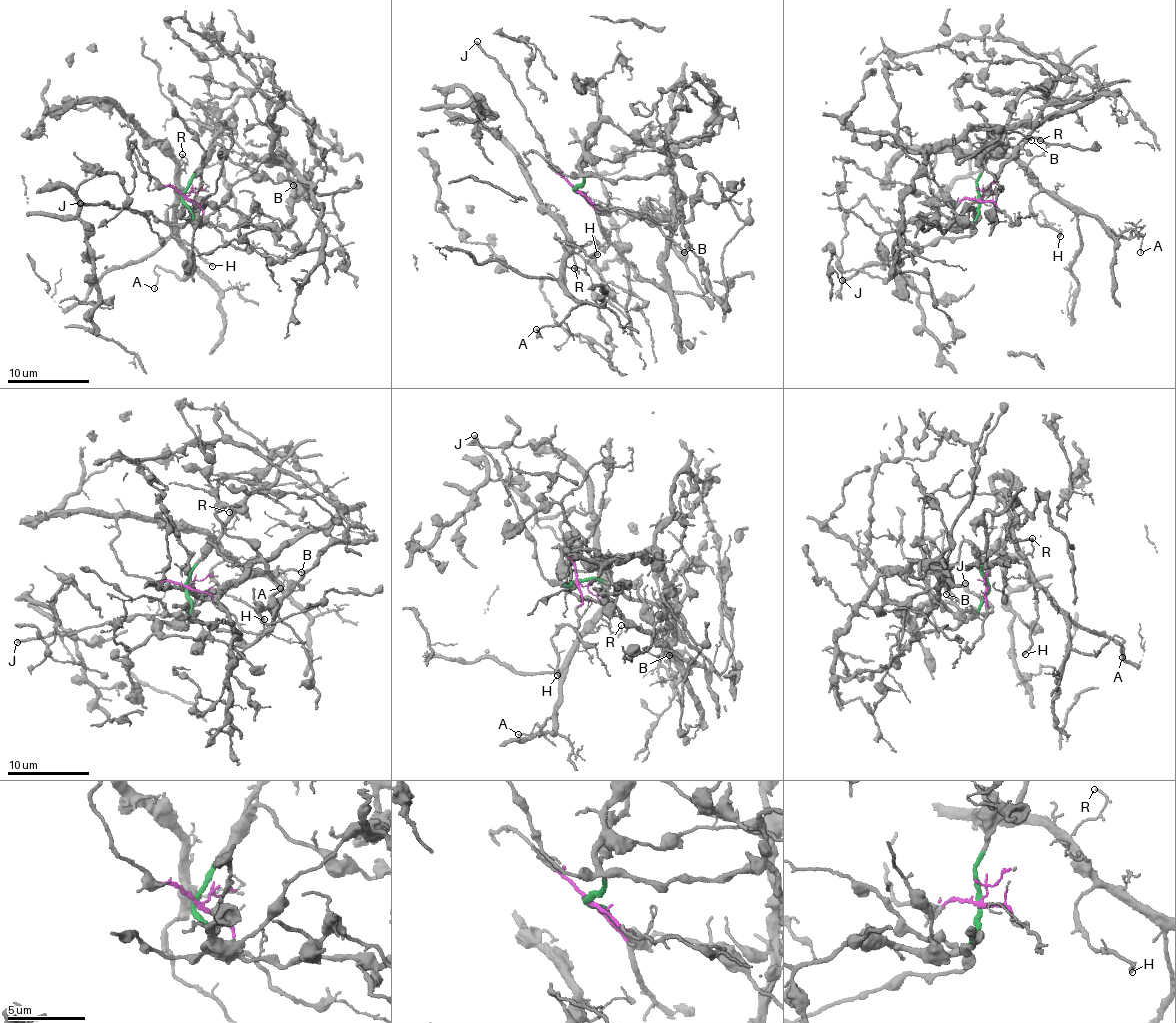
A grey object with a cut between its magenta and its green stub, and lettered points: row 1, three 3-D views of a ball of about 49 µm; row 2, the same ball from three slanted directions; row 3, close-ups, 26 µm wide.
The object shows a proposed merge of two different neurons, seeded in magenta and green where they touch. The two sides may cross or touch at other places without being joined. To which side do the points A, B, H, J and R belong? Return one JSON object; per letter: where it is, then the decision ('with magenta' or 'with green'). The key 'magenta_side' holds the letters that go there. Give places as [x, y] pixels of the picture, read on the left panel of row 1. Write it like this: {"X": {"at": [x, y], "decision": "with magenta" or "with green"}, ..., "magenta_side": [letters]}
{"A": {"at": [154, 288], "decision": "with magenta"}, "B": {"at": [293, 185], "decision": "with green"}, "H": {"at": [212, 266], "decision": "with magenta"}, "J": {"at": [80, 203], "decision": "with green"}, "R": {"at": [182, 154], "decision": "with magenta"}, "magenta_side": ["A", "H", "R"]}

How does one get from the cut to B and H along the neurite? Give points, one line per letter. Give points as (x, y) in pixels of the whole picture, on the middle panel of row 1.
B: (575, 191), (596, 207), (638, 212), (683, 253)
H: (575, 191), (535, 151), (524, 153), (533, 196), (567, 237), (566, 252), (556, 236), (588, 255), (597, 254)

